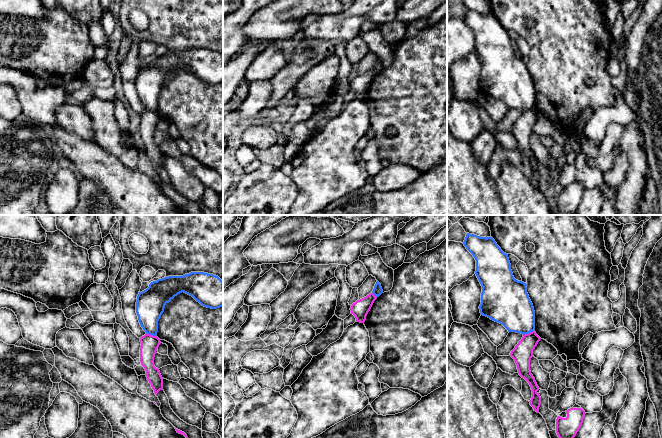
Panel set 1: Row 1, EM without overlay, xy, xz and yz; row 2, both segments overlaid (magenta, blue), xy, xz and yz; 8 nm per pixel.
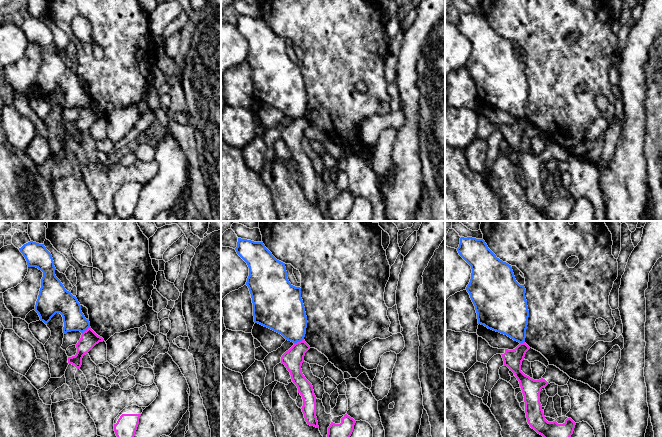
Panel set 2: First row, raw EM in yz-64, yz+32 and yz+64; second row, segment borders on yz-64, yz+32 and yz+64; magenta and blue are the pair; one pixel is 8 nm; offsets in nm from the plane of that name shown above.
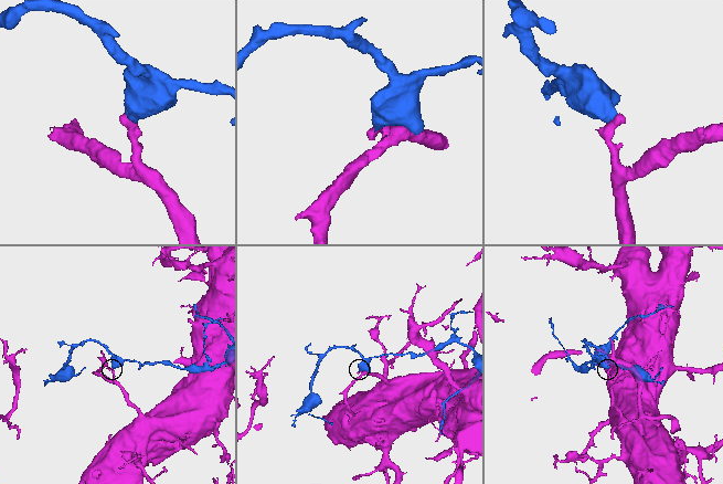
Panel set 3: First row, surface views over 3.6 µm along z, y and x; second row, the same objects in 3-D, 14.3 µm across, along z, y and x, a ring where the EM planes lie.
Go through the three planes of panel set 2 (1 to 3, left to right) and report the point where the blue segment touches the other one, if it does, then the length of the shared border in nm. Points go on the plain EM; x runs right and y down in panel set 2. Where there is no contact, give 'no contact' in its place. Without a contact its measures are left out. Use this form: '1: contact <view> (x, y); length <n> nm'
1: contact yz-64 (86, 106); length 90 nm
2: contact yz+32 (298, 118); length 90 nm
3: contact yz+64 (523, 118); length 40 nm

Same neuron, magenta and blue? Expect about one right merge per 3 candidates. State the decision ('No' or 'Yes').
No

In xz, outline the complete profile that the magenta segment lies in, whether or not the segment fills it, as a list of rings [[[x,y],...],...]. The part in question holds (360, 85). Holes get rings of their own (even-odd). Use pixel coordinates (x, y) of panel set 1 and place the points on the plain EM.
[[[370,69],[366,73],[357,76],[355,79],[351,81],[351,90],[355,92],[356,98],[365,98],[366,92],[376,75],[377,72],[375,72],[373,69]]]

